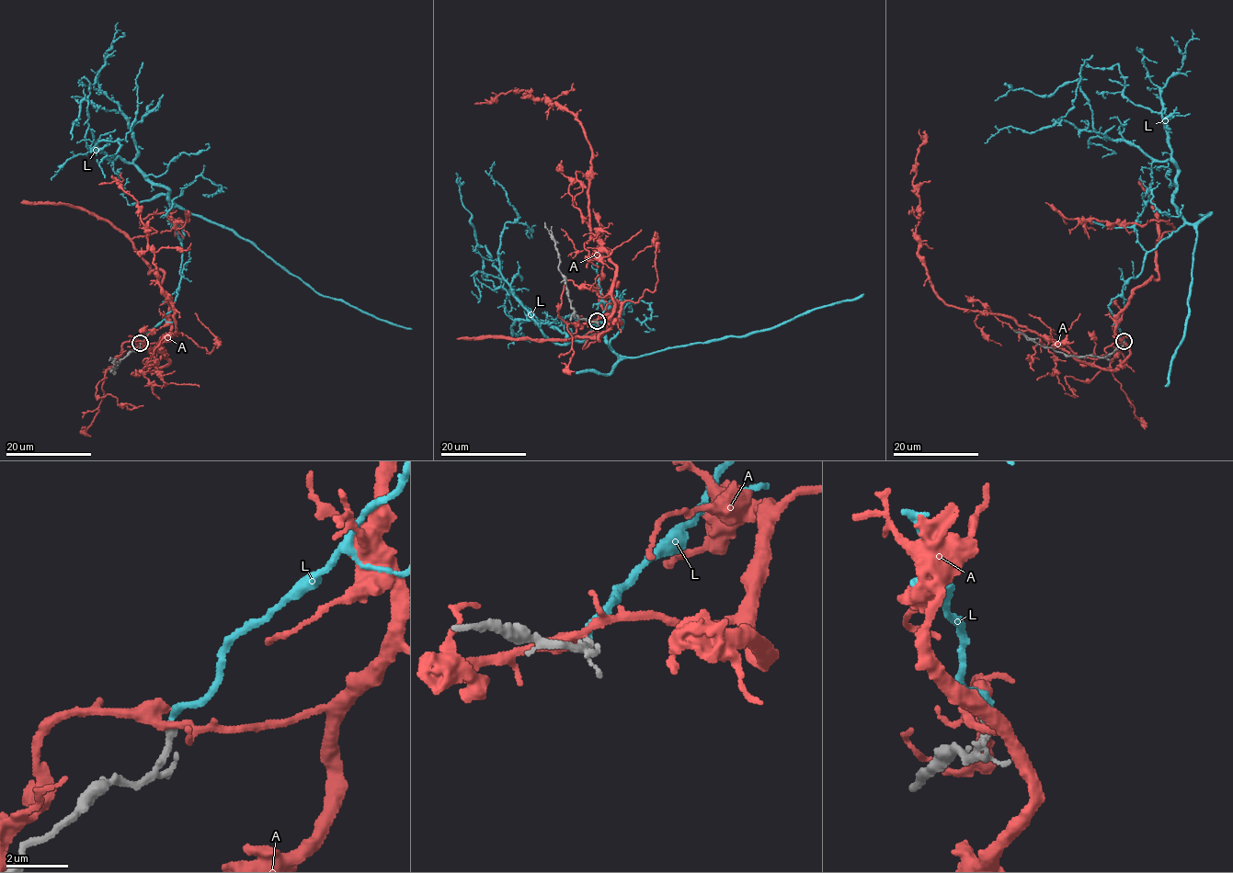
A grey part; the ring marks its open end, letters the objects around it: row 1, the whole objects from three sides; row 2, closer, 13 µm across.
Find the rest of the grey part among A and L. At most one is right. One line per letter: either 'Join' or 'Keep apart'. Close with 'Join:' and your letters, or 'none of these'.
A: Keep apart
L: Join
Join: L

